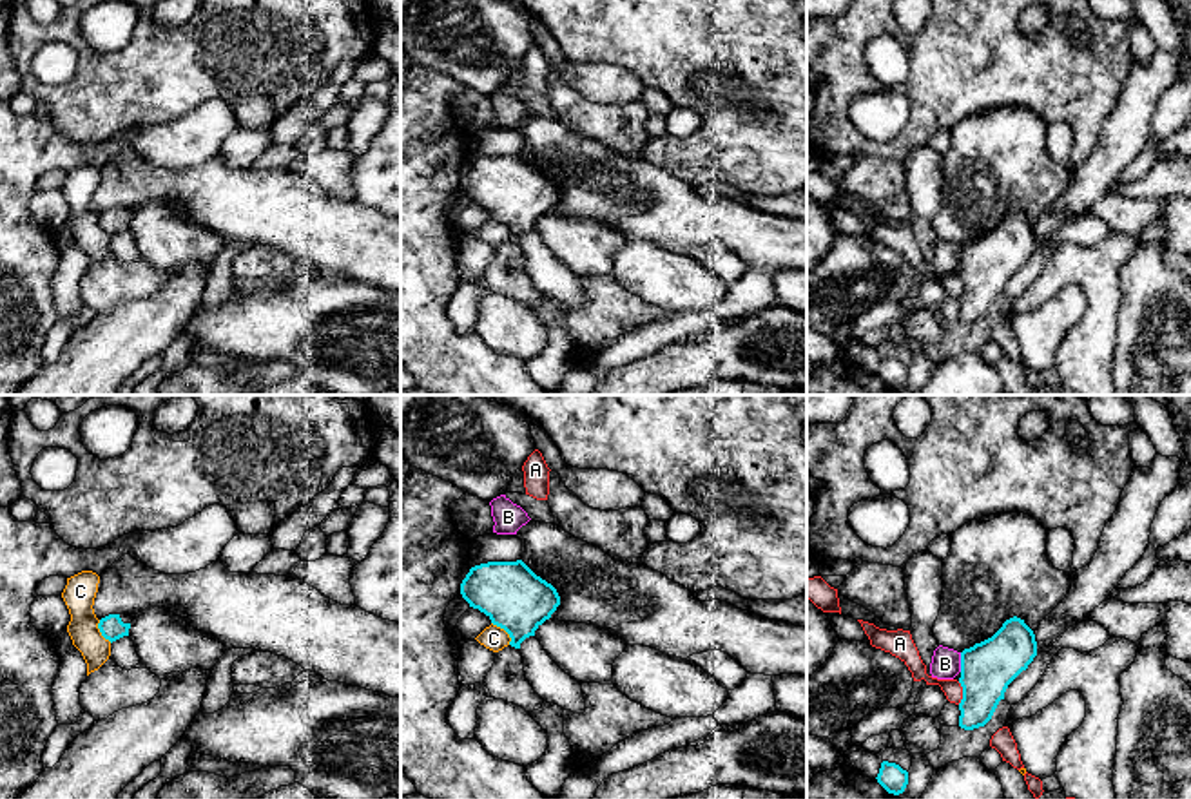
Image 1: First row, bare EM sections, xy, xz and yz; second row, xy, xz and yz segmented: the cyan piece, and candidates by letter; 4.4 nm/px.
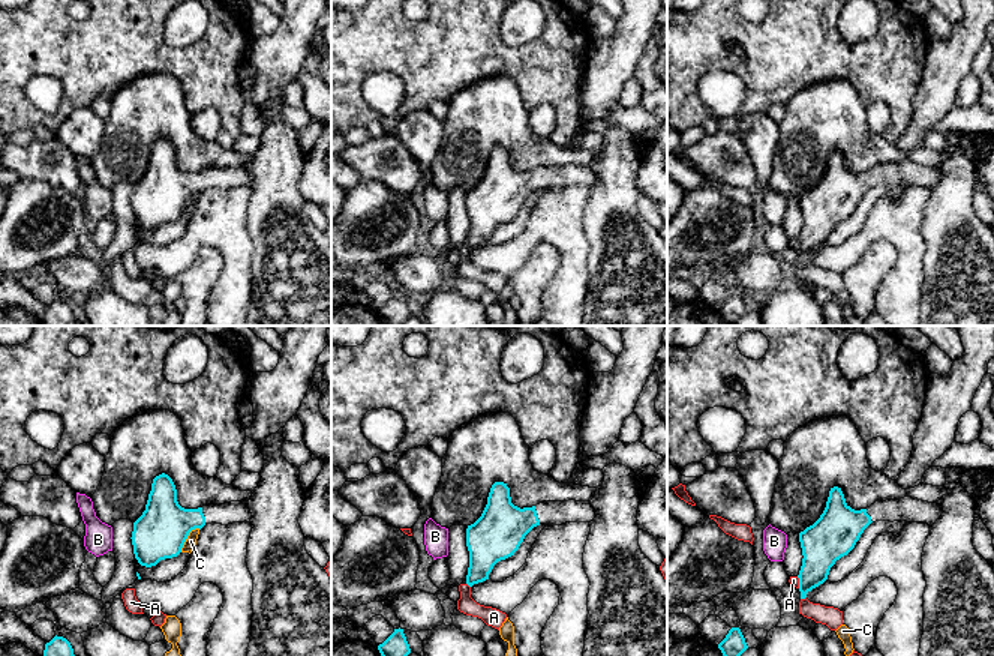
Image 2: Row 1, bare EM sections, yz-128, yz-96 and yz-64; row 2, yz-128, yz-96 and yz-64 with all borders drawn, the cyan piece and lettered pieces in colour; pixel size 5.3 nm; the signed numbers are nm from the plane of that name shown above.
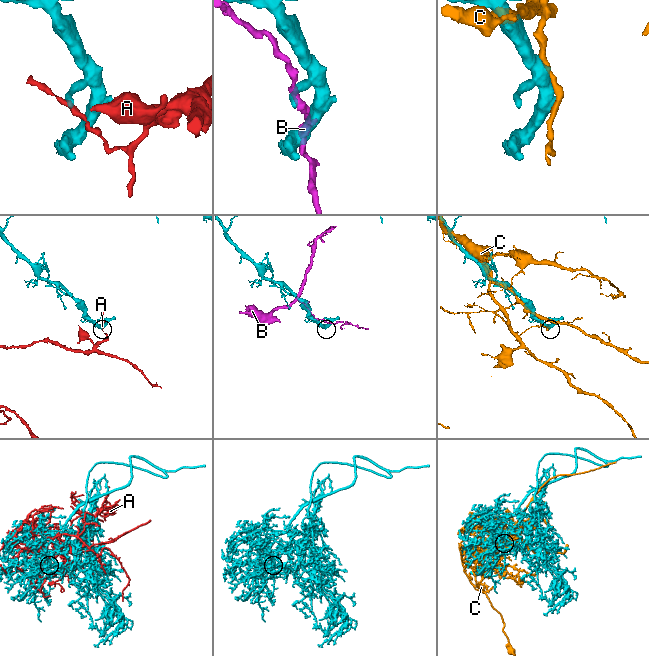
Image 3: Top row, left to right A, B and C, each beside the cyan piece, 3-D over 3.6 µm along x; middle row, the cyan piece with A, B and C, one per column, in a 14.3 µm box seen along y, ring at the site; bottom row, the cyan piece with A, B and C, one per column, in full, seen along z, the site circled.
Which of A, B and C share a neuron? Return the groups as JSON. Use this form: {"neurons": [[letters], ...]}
{"neurons": [["A"], ["B"], ["C"]]}

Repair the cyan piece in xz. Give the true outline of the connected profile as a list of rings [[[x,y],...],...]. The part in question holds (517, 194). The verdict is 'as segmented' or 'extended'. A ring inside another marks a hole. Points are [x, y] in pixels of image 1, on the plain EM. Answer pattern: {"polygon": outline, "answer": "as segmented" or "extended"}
{"polygon": [[[522,154],[471,161],[460,178],[460,188],[470,201],[479,203],[493,219],[504,223],[515,243],[520,243],[526,232],[535,230],[535,225],[560,199],[557,183]]], "answer": "as segmented"}

